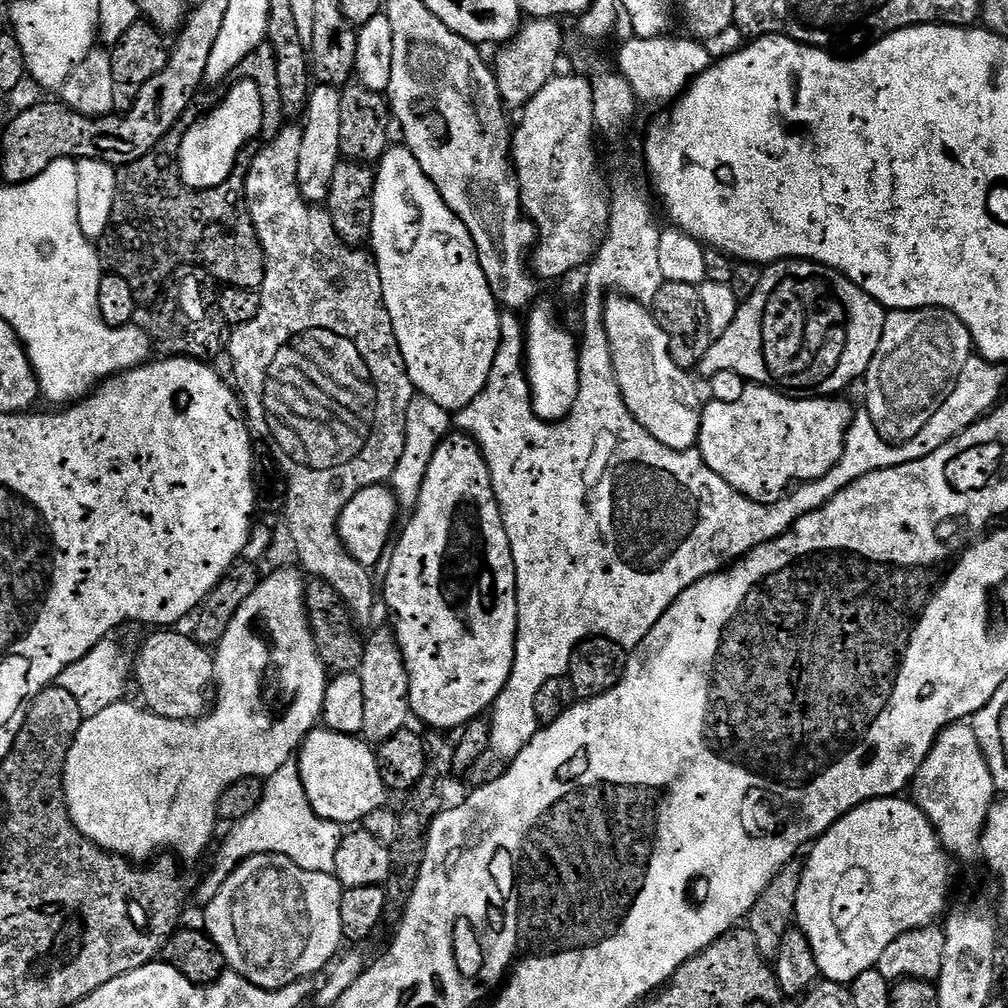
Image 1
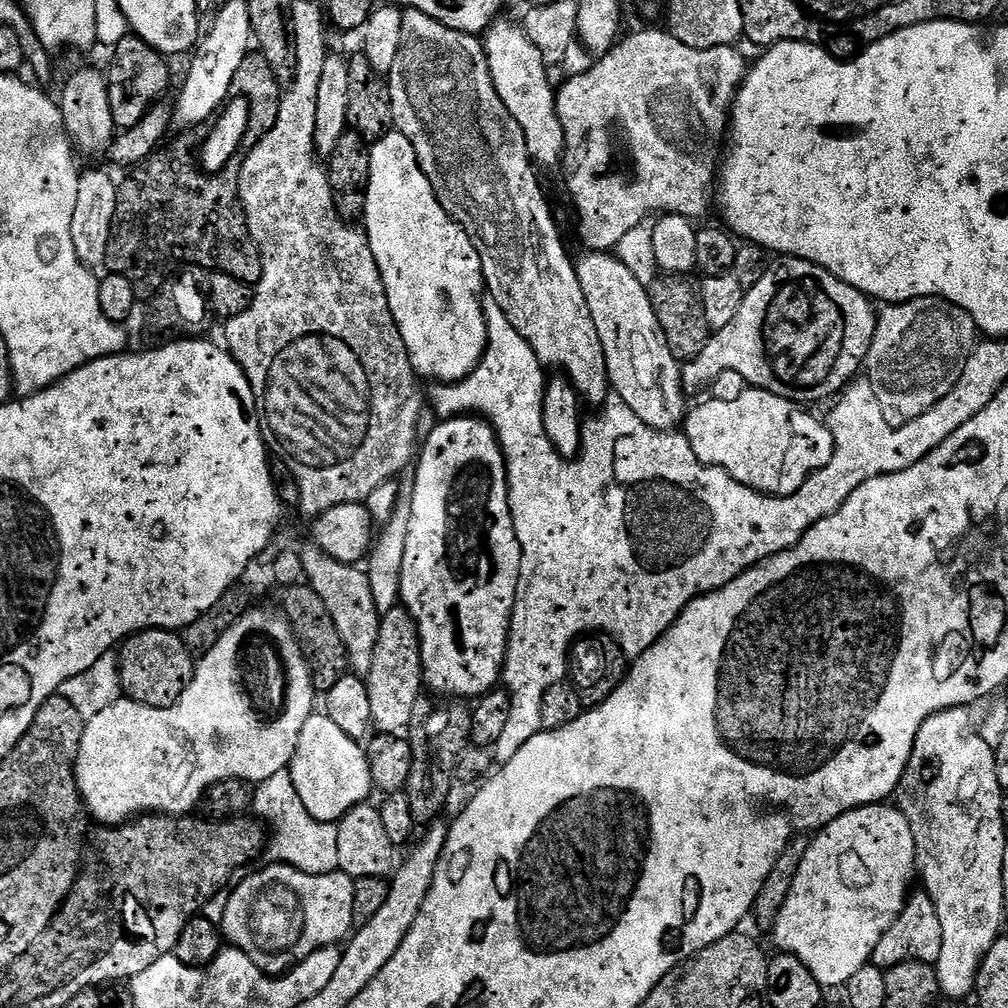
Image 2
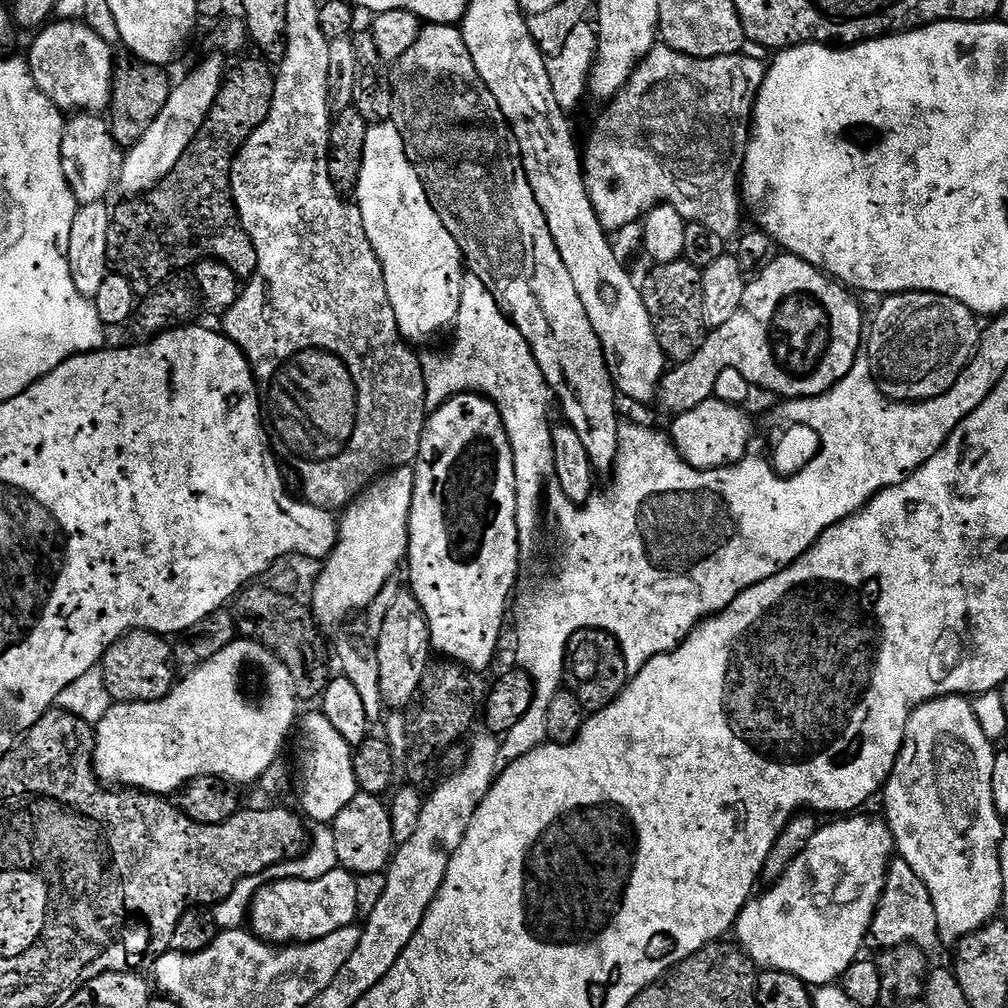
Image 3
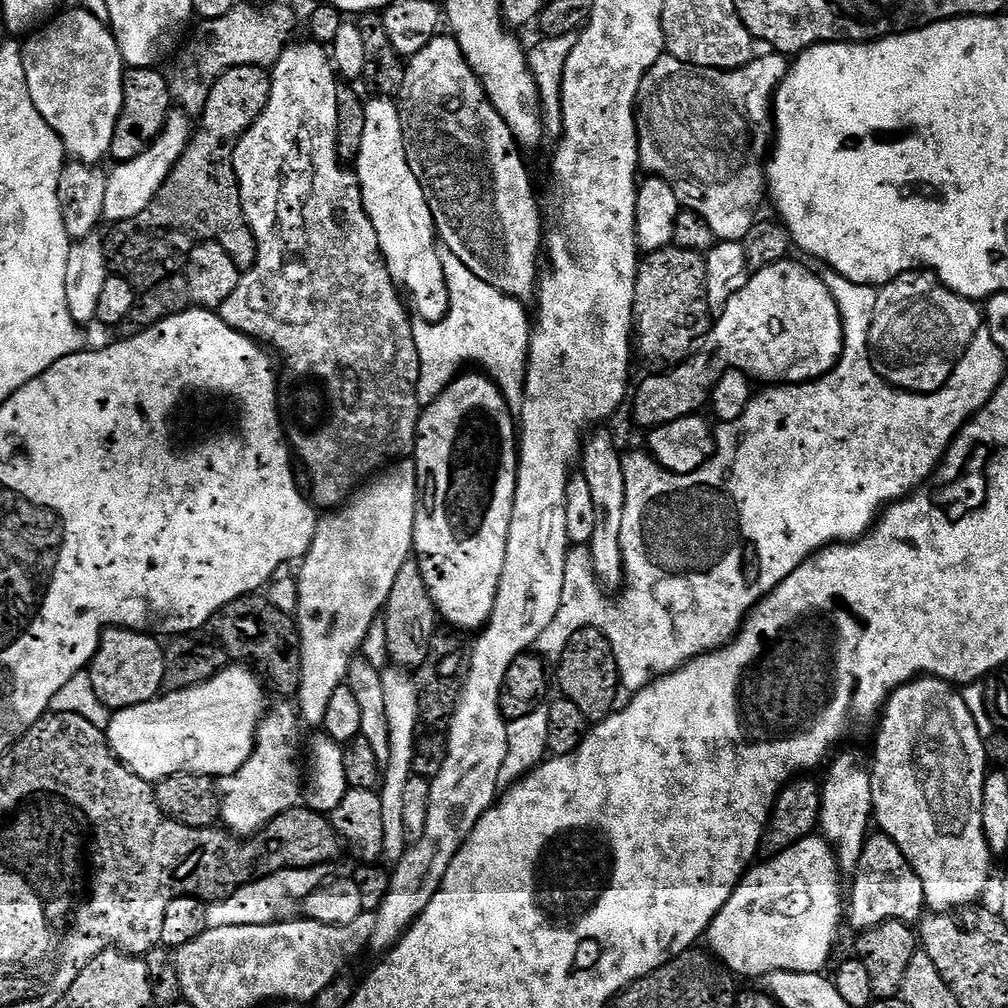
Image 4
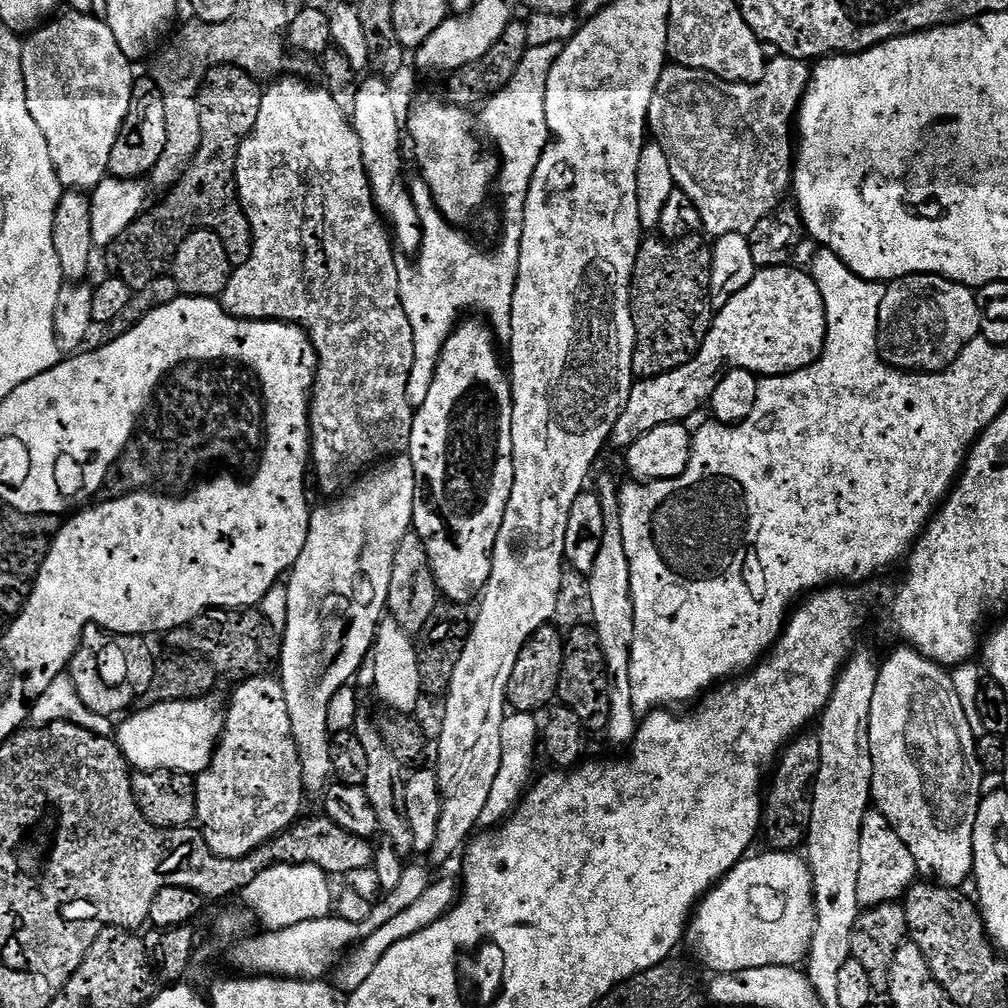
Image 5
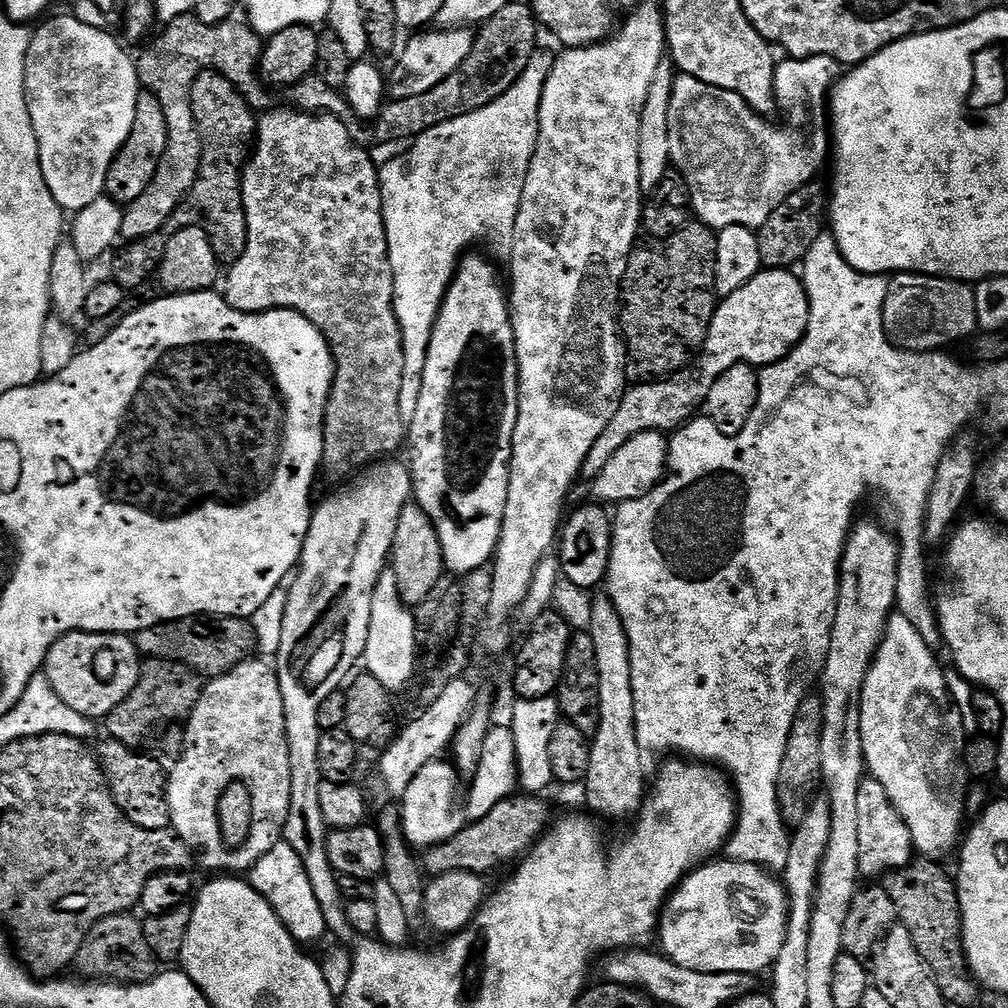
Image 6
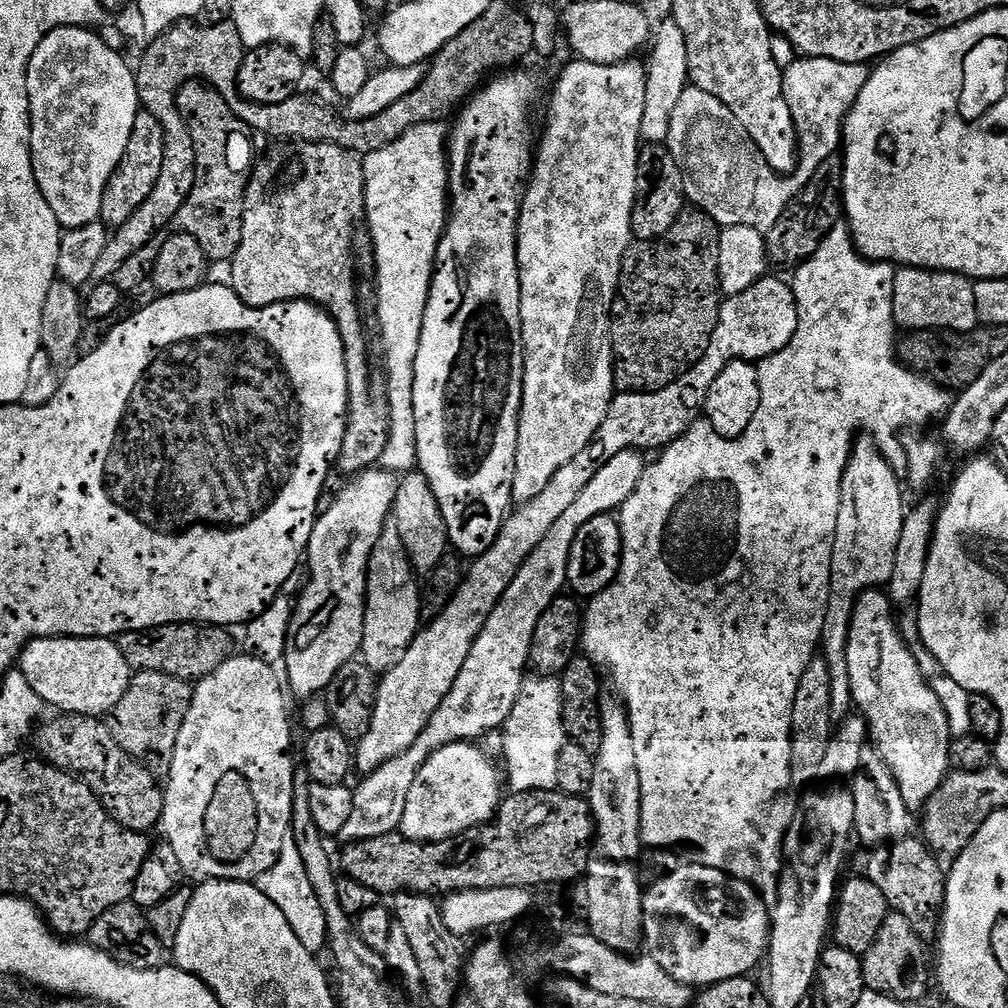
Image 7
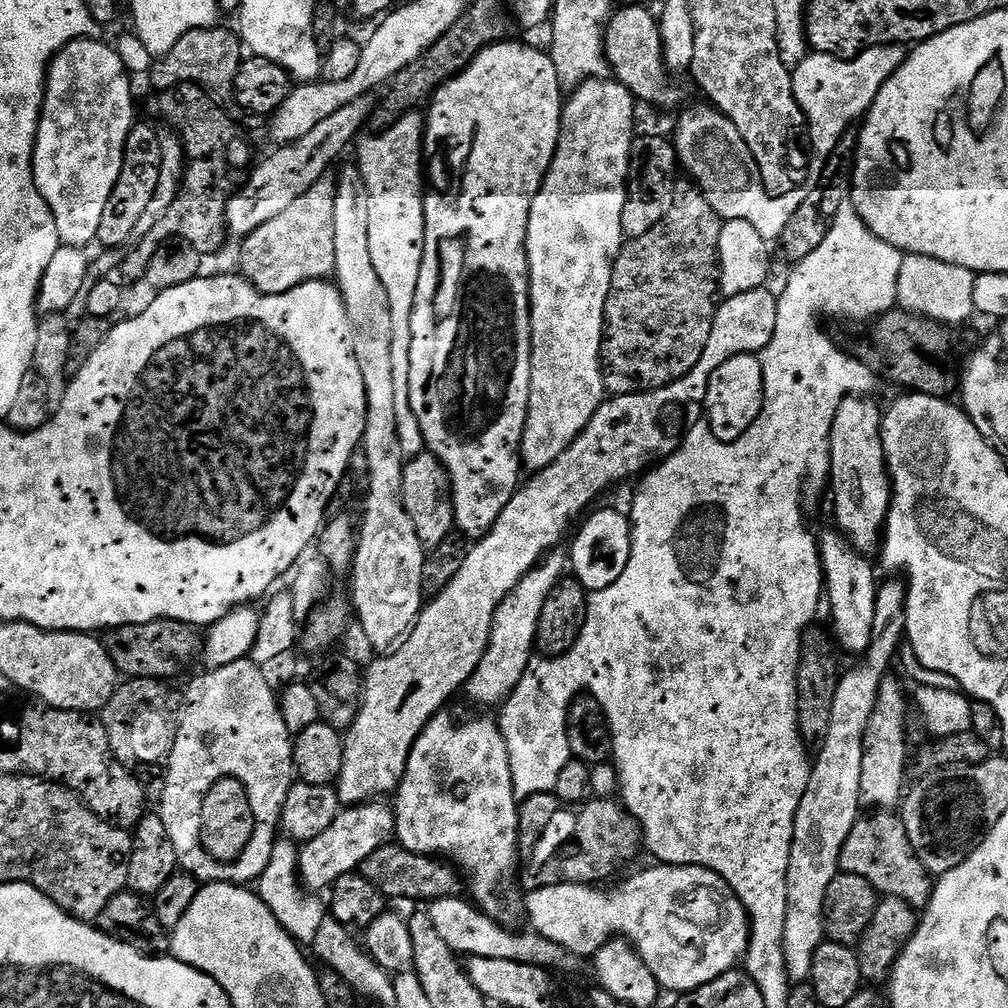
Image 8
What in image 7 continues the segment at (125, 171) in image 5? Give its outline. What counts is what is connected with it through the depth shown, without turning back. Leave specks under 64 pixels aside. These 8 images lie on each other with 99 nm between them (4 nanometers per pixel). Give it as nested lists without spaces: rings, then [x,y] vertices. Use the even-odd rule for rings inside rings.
[[[140,110],[134,118],[134,126],[130,133],[130,140],[126,145],[125,154],[118,162],[117,168],[110,174],[109,181],[106,182],[105,193],[102,194],[102,206],[99,216],[99,223],[115,230],[122,226],[122,222],[127,222],[129,218],[134,218],[134,210],[146,202],[146,197],[154,191],[154,185],[158,183],[158,177],[162,170],[162,158],[164,157],[164,135],[162,134],[162,122],[154,118],[154,114]]]

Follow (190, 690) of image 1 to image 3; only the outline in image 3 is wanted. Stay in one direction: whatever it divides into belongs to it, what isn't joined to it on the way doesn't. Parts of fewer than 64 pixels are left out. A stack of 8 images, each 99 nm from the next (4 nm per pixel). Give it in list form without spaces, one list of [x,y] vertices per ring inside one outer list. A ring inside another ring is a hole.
[[[139,630],[135,632],[125,632],[124,636],[120,640],[115,640],[115,642],[113,642],[113,644],[108,647],[108,651],[104,654],[102,667],[104,669],[104,677],[106,678],[106,690],[110,690],[113,701],[116,702],[137,704],[138,702],[150,702],[151,700],[160,700],[163,696],[168,695],[168,693],[172,691],[172,686],[174,683],[174,677],[172,677],[172,672],[174,673],[174,668],[173,665],[170,663],[171,660],[172,649],[170,647],[169,641],[165,639],[165,637],[154,632],[141,632]]]

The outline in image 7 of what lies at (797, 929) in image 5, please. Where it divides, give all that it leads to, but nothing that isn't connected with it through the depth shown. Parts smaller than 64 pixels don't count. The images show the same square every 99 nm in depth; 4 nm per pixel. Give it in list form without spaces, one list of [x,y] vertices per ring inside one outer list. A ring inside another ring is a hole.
[[[692,862],[689,865],[662,877],[652,889],[645,891],[644,935],[647,943],[656,947],[656,961],[670,978],[693,986],[717,984],[752,974],[759,964],[761,967],[768,951],[768,935],[772,932],[769,905],[745,880],[733,880],[722,870],[705,868],[703,864]]]

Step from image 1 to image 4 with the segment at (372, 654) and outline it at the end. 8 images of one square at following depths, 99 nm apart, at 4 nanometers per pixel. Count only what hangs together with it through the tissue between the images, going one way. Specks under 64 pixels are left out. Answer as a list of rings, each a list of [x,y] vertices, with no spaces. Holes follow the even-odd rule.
[[[410,558],[398,570],[398,578],[394,578],[394,590],[390,590],[390,598],[382,613],[386,628],[386,646],[388,659],[395,667],[415,670],[428,653],[428,637],[438,628],[438,613],[430,598],[430,590],[426,586],[426,578],[422,578],[422,570],[415,559]]]

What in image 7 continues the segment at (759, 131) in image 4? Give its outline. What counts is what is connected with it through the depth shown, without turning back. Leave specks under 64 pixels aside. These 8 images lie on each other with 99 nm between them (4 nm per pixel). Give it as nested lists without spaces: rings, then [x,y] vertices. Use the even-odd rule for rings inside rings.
[[[797,58],[783,69],[784,97],[792,111],[798,137],[798,159],[796,168],[791,174],[772,171],[766,158],[762,158],[762,150],[758,150],[750,134],[746,134],[742,122],[738,122],[734,114],[730,114],[730,106],[714,98],[714,94],[706,94],[706,90],[689,86],[678,101],[678,106],[674,106],[672,111],[667,143],[681,165],[697,164],[700,168],[709,168],[712,171],[712,180],[685,179],[685,197],[691,203],[693,200],[696,203],[693,205],[710,217],[714,223],[720,225],[721,229],[750,226],[757,228],[759,232],[767,233],[768,229],[774,226],[774,222],[782,218],[788,205],[807,186],[810,178],[814,178],[814,170],[818,170],[818,166],[822,166],[826,158],[837,155],[844,134],[844,120],[849,110],[856,105],[856,99],[862,86],[866,86],[869,71],[868,64],[843,64],[826,58]]]

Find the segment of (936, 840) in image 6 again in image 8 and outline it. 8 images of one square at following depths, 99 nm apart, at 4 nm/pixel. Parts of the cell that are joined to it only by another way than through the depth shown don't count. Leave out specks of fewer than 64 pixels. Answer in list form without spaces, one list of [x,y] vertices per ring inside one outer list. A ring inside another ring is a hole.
[[[843,532],[819,533],[820,565],[824,567],[826,581],[826,604],[832,607],[832,628],[839,647],[845,653],[863,654],[872,641],[874,612],[876,610],[876,590],[878,579],[867,555],[861,554],[844,539]]]

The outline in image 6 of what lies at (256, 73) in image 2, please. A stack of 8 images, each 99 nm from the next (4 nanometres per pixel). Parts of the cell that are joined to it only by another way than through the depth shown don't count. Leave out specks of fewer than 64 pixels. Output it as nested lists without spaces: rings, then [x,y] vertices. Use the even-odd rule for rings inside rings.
[[[200,72],[192,87],[192,113],[202,137],[200,176],[194,182],[192,192],[170,216],[162,232],[155,232],[141,240],[133,240],[120,252],[112,264],[115,283],[126,290],[143,289],[148,280],[157,275],[160,259],[166,250],[166,242],[178,230],[201,229],[212,238],[215,254],[221,265],[231,266],[242,258],[248,241],[248,223],[244,208],[242,169],[250,156],[248,136],[258,132],[258,116],[245,100],[244,95],[221,72]]]

